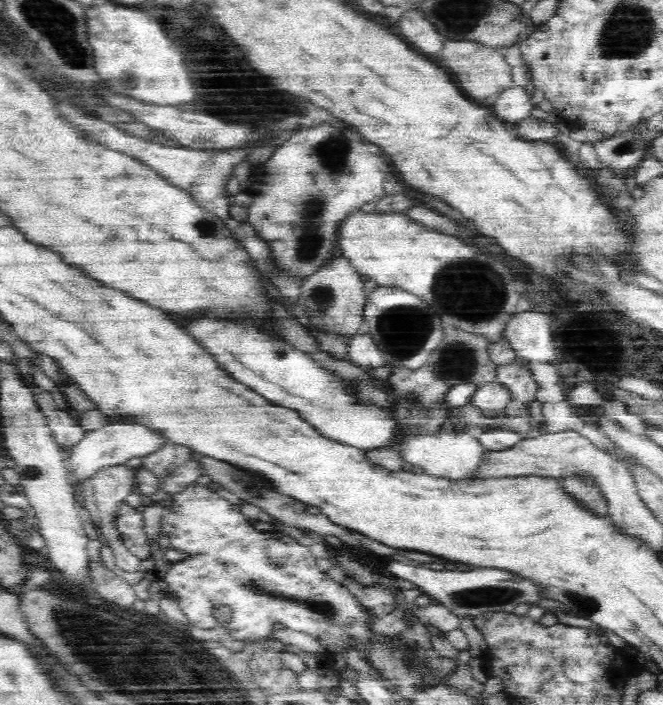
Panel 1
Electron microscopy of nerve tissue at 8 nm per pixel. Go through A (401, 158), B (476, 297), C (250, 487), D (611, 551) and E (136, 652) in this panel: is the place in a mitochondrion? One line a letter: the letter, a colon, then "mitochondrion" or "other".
A: other
B: mitochondrion
C: mitochondrion
D: other
E: mitochondrion

